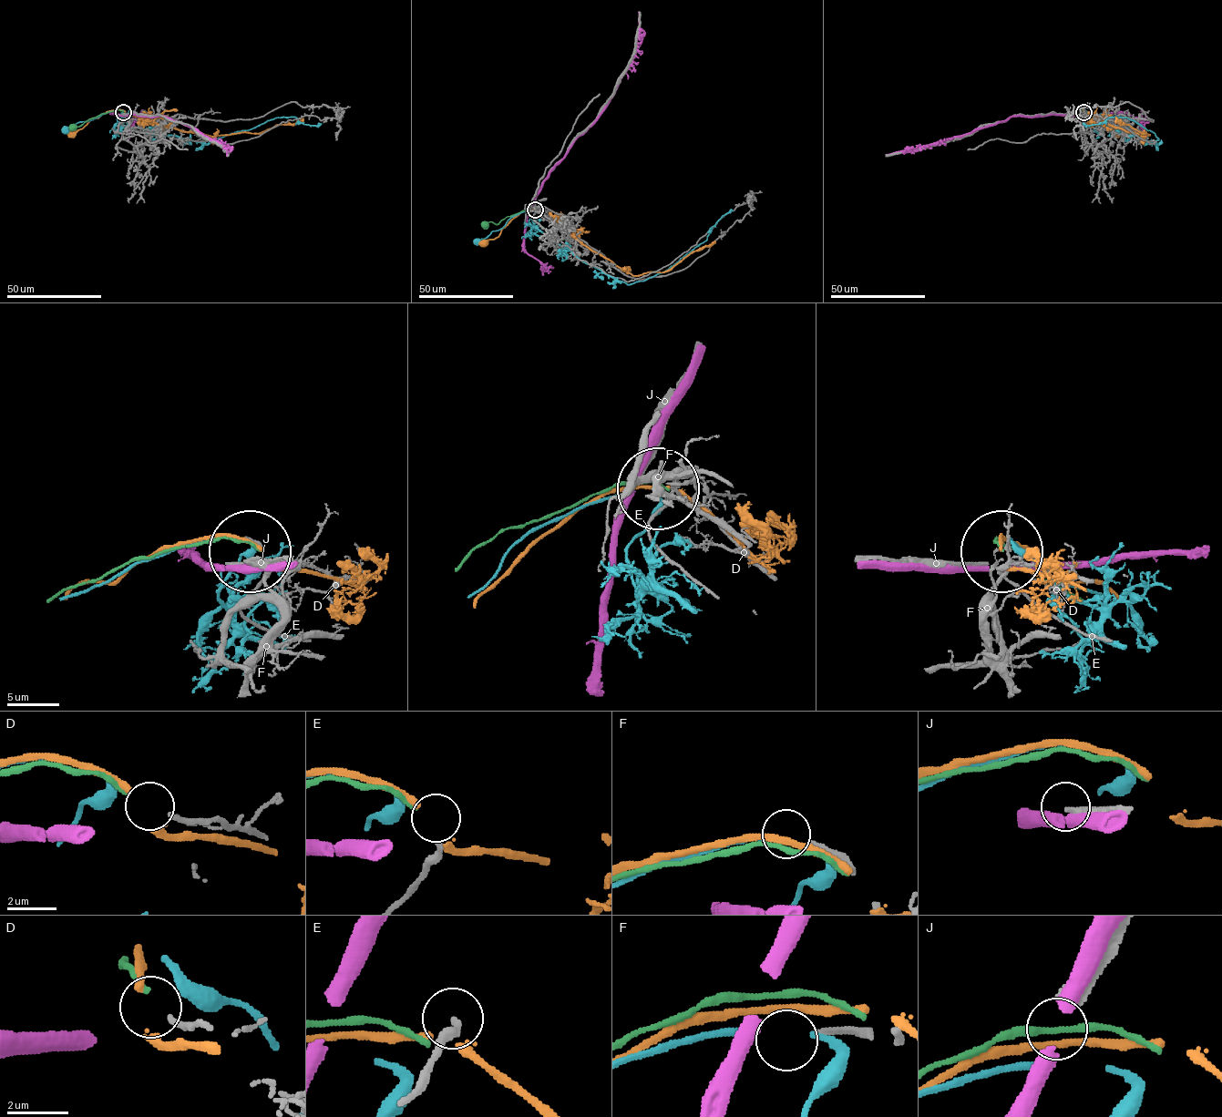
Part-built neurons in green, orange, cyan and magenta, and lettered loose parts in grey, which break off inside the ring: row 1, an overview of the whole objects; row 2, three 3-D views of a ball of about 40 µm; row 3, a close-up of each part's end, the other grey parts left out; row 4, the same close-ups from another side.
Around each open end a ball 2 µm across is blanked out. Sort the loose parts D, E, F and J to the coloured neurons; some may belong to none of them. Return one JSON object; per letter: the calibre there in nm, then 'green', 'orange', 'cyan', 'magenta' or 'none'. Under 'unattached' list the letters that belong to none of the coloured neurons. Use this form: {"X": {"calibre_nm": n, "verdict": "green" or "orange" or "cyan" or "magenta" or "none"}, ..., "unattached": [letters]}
{"D": {"calibre_nm": 190, "verdict": "none"}, "E": {"calibre_nm": 260, "verdict": "none"}, "F": {"calibre_nm": 240, "verdict": "none"}, "J": {"calibre_nm": 380, "verdict": "none"}, "unattached": ["D", "E", "F", "J"]}

